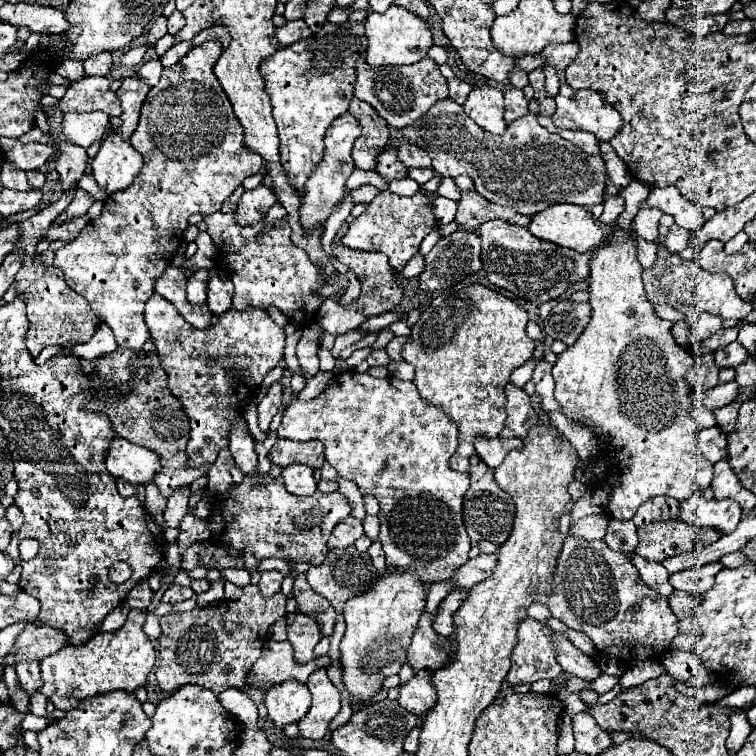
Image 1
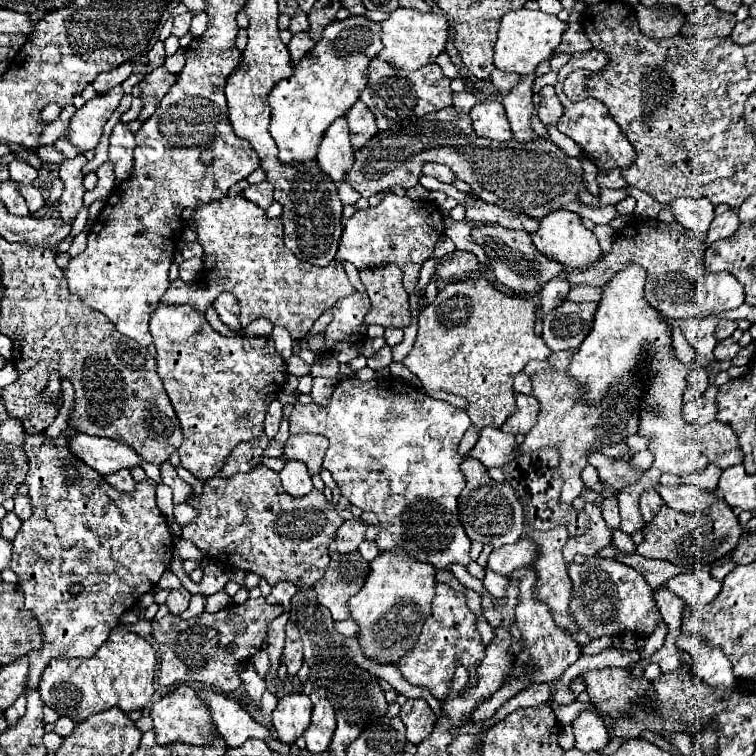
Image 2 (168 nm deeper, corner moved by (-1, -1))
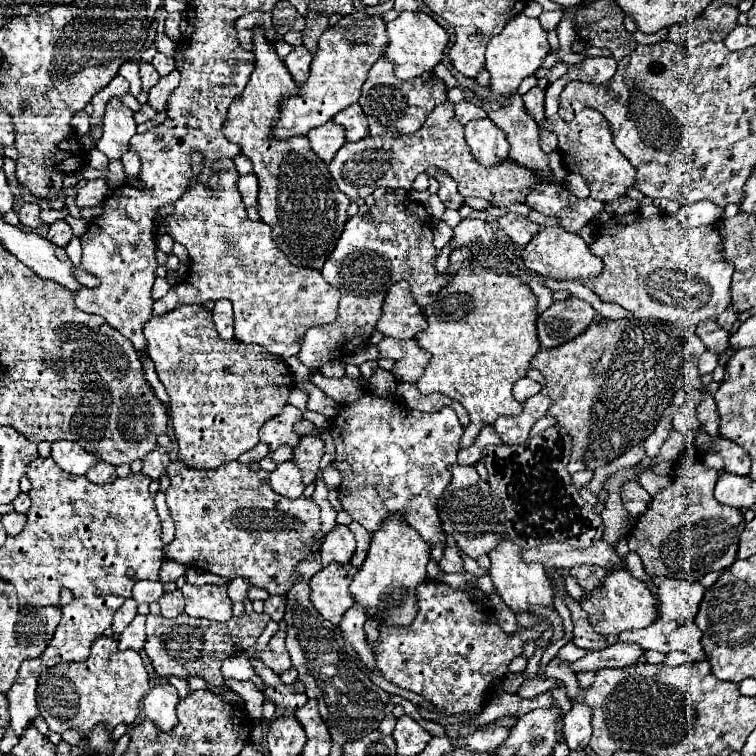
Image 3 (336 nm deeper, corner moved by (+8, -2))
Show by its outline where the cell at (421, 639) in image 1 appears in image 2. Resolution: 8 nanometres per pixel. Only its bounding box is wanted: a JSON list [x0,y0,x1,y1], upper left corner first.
[397,583,485,701]

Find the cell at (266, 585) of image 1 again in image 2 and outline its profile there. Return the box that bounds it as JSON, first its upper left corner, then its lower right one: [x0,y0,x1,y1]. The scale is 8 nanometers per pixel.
[267,583,297,611]

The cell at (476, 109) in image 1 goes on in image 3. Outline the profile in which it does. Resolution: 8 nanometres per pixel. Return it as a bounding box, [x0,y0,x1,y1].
[464,118,510,166]

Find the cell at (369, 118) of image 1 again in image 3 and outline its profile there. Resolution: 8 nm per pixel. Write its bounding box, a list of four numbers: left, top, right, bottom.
[332,104,368,142]

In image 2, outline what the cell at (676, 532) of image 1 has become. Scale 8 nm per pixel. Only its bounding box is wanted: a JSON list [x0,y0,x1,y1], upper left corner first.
[637,499,743,571]

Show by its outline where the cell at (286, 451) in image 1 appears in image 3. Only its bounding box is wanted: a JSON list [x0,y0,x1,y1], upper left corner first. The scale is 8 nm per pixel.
[294,434,324,484]

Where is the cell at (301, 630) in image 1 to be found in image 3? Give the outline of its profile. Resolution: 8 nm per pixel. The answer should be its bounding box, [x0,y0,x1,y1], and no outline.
[260,622,292,674]

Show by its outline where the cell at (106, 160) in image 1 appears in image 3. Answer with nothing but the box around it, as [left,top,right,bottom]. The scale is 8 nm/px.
[96,98,136,160]

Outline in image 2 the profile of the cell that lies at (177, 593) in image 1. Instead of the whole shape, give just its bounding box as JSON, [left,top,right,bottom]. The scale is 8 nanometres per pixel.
[167,587,191,615]

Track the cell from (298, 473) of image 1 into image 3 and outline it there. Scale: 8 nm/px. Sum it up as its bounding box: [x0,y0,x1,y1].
[270,460,304,498]

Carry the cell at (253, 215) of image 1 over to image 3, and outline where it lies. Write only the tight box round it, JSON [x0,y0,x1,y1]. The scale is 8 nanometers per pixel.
[238,174,258,206]

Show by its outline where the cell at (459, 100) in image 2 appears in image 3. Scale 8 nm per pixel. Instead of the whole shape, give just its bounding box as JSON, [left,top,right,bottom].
[454,100,486,124]

